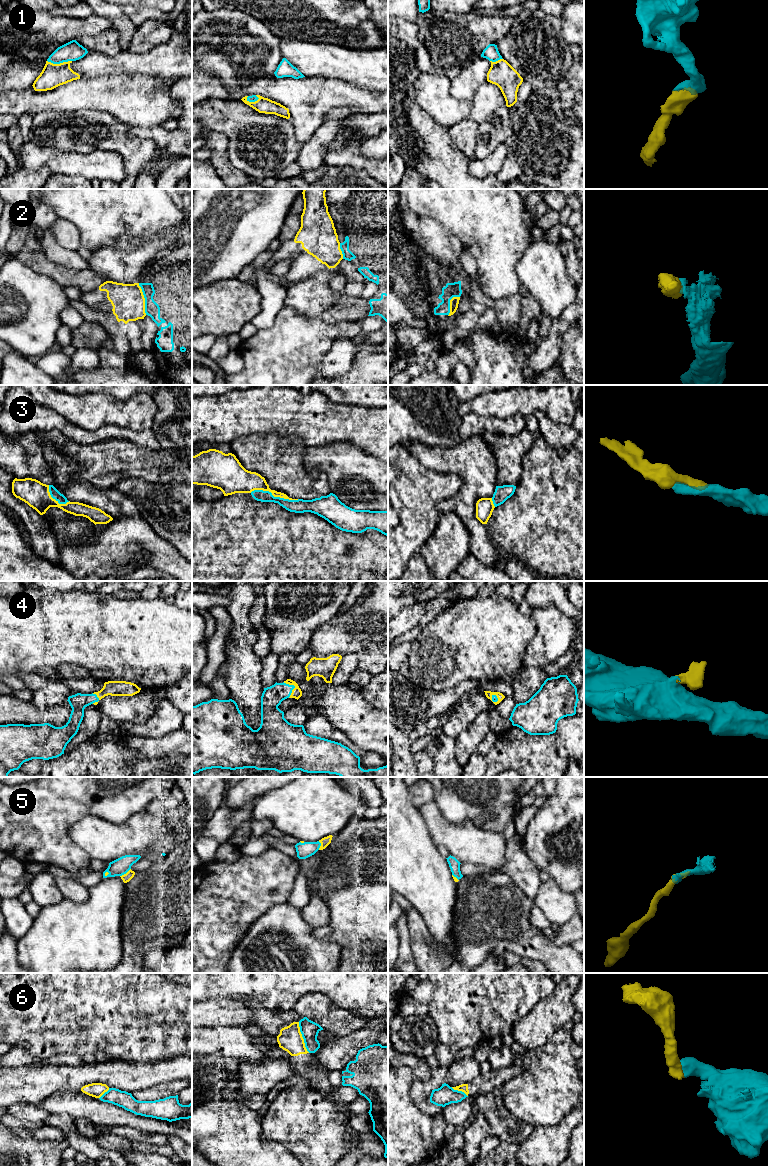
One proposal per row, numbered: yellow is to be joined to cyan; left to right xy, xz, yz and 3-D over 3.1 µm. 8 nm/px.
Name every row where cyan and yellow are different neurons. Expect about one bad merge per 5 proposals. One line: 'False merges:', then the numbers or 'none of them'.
False merges: 2, 6

